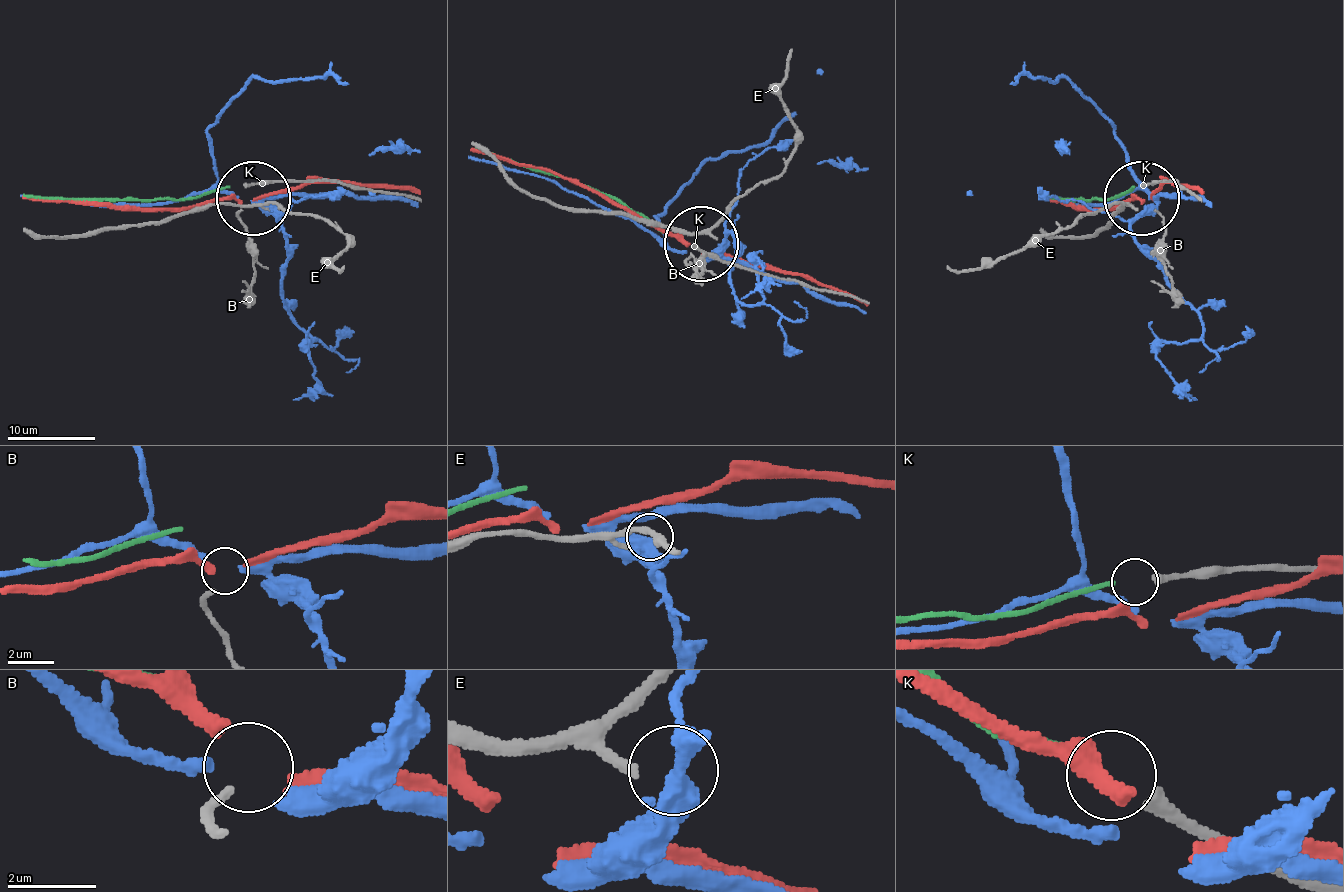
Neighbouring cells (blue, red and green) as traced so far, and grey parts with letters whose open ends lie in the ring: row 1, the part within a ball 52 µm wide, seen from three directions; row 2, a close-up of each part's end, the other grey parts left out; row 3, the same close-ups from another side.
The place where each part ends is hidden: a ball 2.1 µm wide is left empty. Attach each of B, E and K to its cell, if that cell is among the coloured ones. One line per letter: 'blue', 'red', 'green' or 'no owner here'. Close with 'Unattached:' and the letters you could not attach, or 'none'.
B: no owner here
E: no owner here
K: green
Unattached: B, E

